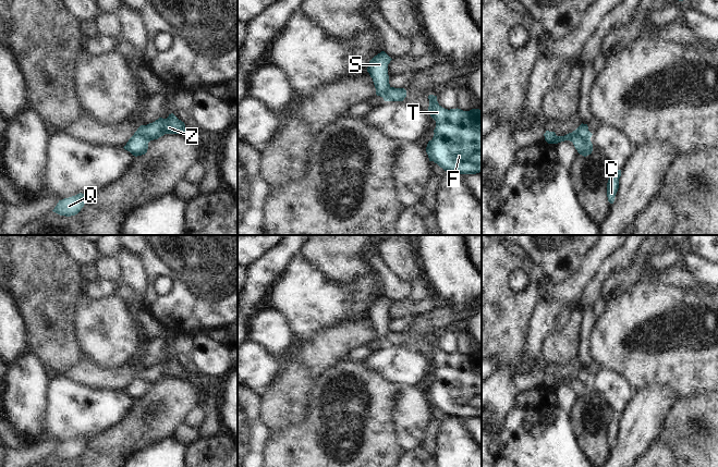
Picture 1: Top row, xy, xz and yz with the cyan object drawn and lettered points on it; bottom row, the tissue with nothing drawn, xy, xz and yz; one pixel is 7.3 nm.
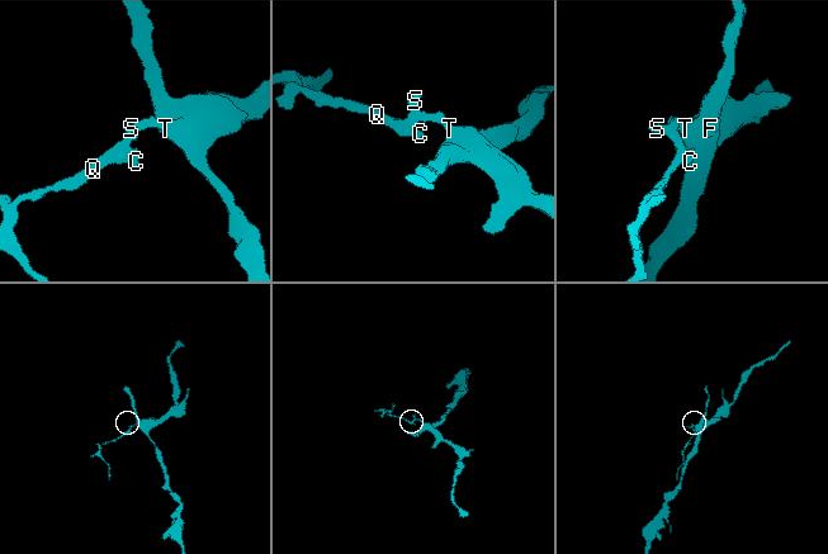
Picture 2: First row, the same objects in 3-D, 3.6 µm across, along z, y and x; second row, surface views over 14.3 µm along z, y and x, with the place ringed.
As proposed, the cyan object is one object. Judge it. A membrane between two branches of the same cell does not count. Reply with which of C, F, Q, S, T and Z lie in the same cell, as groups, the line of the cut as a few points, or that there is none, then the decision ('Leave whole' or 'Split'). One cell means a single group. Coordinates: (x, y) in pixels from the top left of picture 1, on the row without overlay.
Groups: C Q S / F T Z. Split along yz (575, 373), (582, 381), (589, 383). Split

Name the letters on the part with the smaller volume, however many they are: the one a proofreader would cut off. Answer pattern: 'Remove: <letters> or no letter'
Remove: C, Q, S

